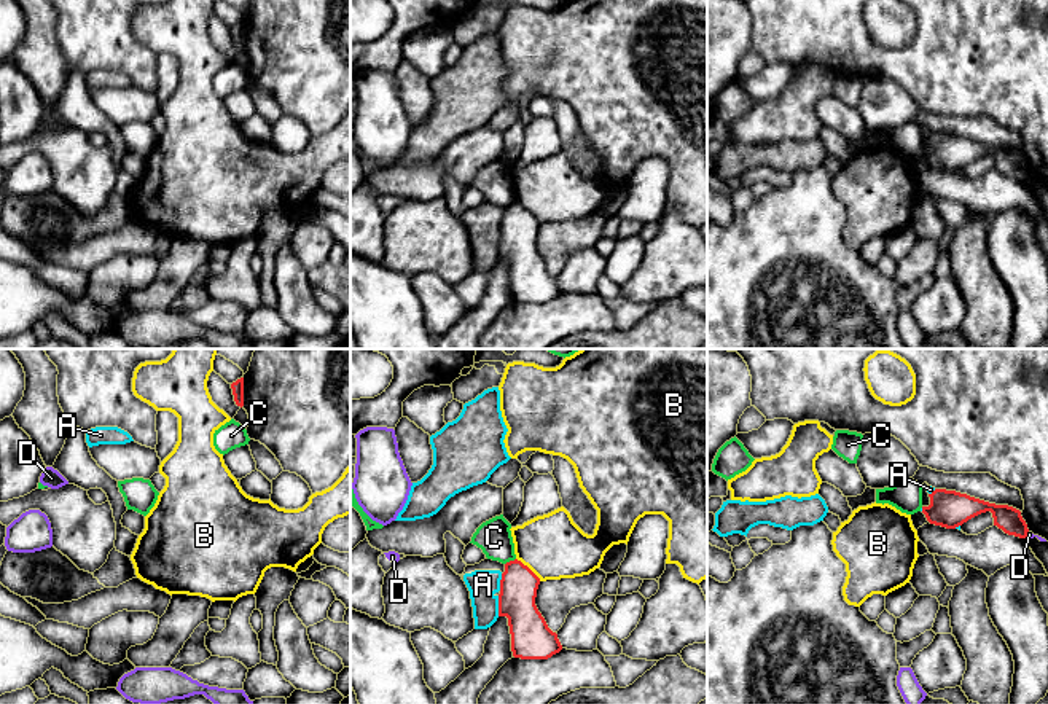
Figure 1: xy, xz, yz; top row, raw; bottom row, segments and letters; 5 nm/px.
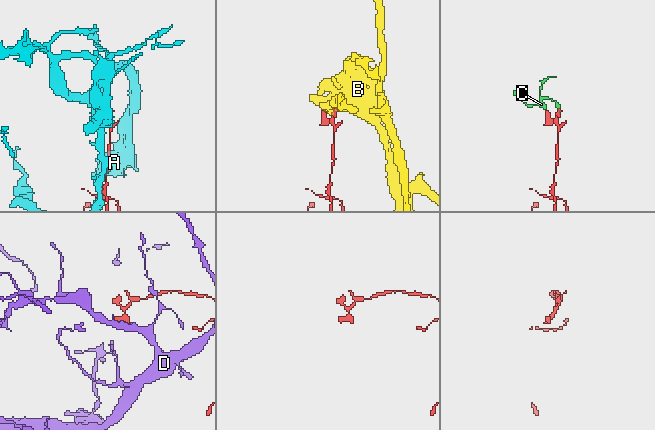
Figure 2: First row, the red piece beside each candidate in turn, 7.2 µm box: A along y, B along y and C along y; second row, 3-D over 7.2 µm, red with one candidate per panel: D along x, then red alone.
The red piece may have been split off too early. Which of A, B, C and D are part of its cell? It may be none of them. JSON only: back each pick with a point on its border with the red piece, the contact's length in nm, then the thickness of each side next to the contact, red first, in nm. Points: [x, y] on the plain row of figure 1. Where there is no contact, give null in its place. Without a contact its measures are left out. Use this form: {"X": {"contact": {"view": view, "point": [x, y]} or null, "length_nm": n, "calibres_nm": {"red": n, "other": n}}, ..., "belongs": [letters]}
{"belongs": []}

